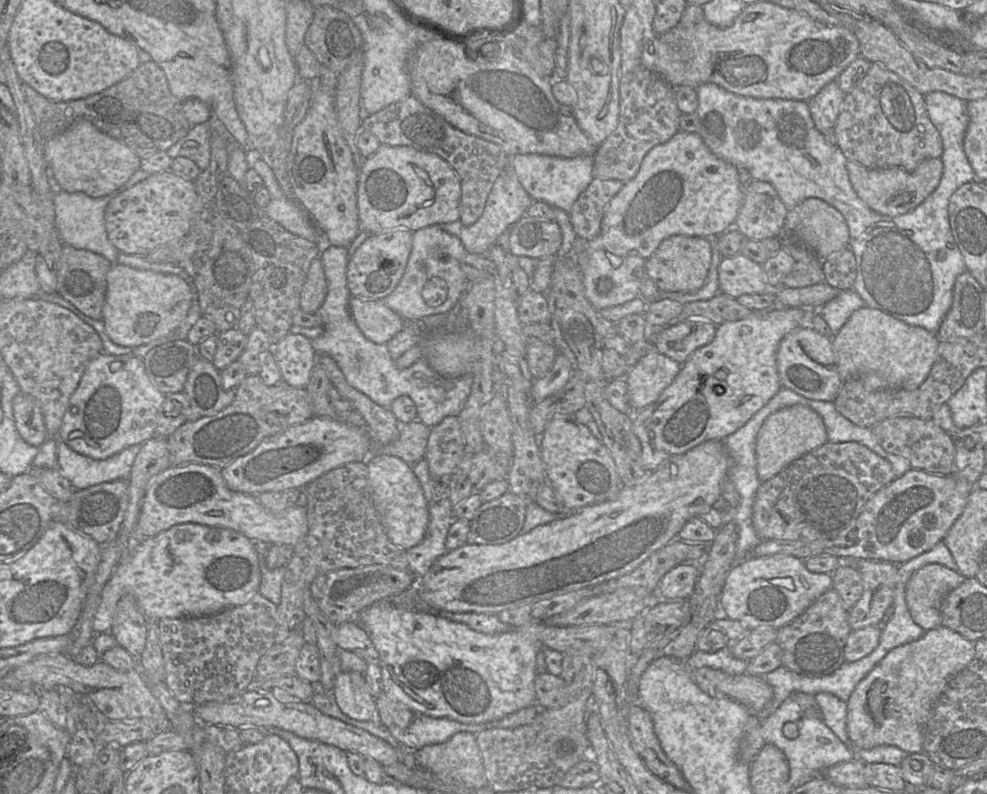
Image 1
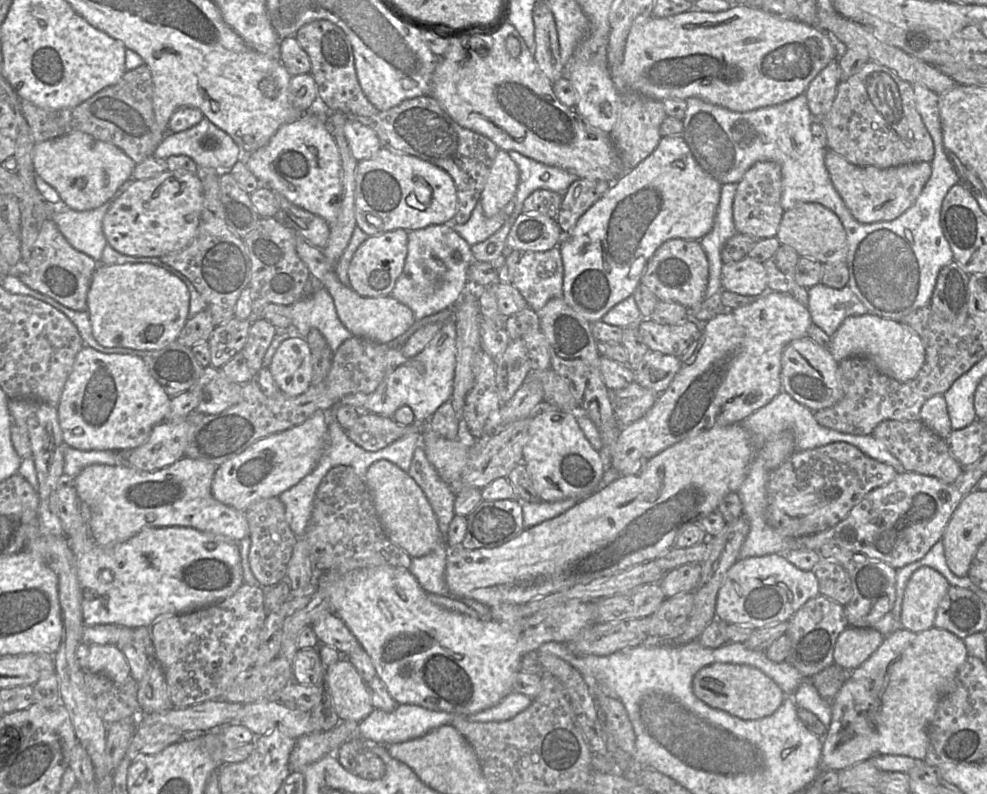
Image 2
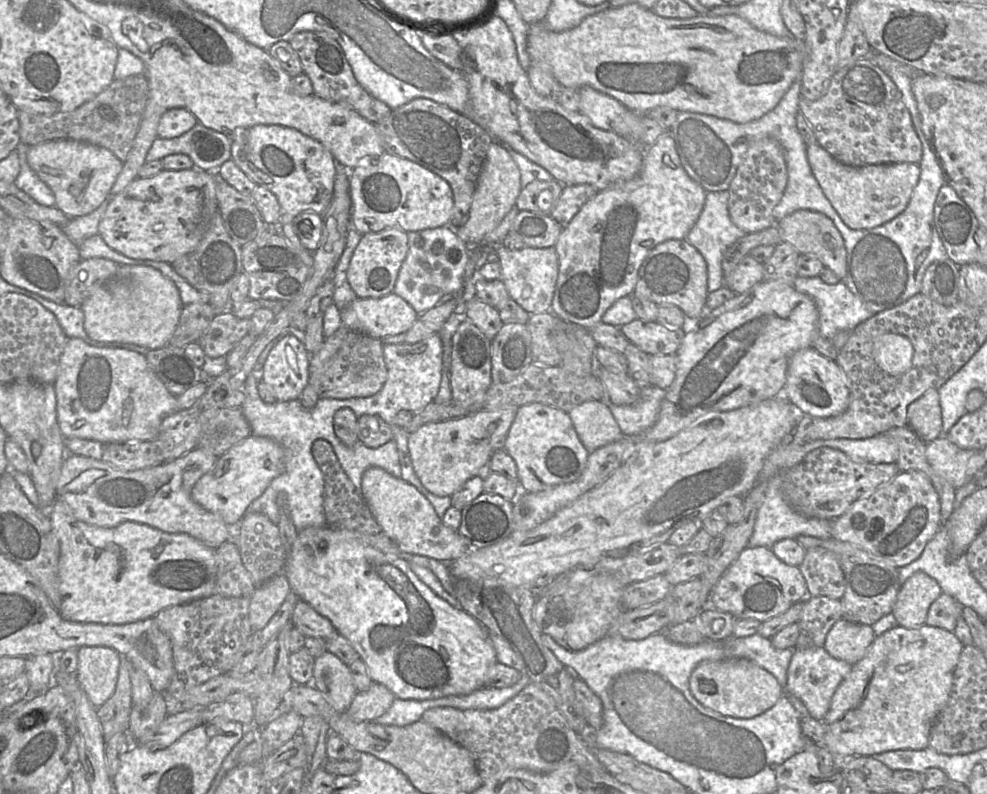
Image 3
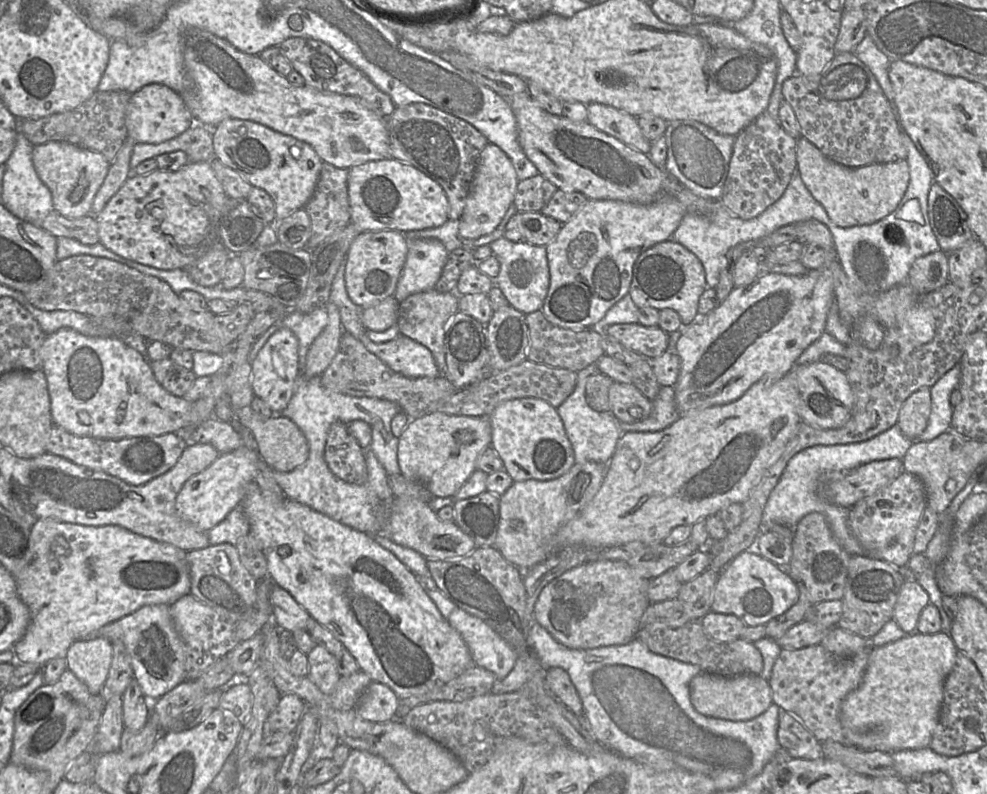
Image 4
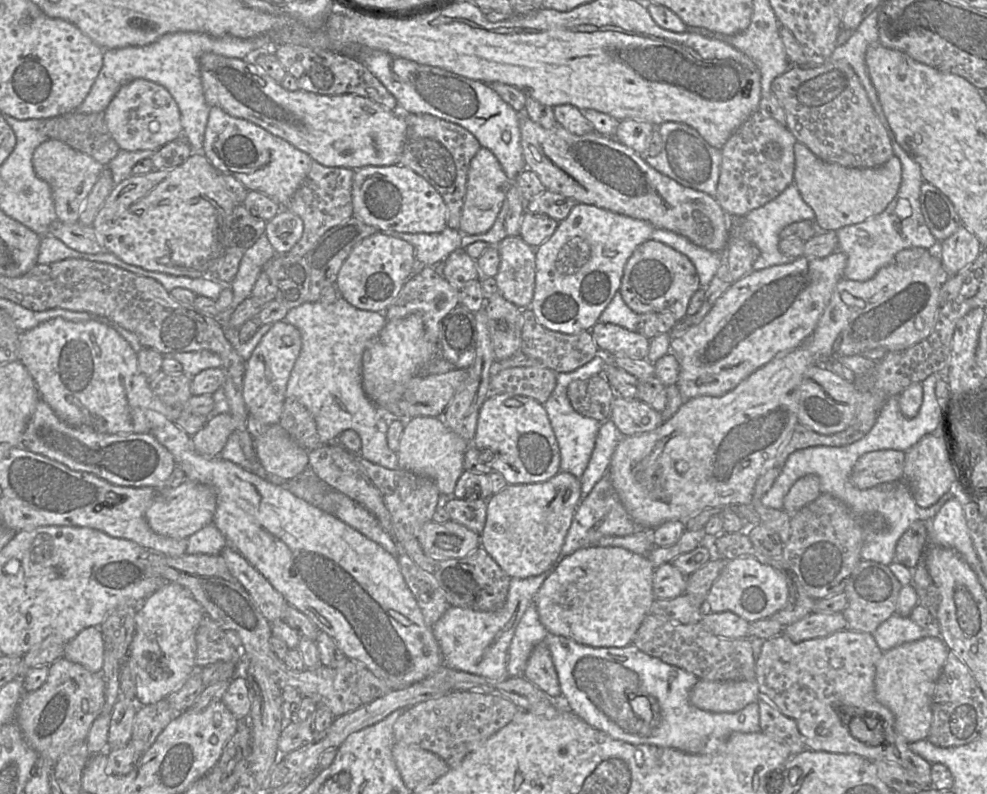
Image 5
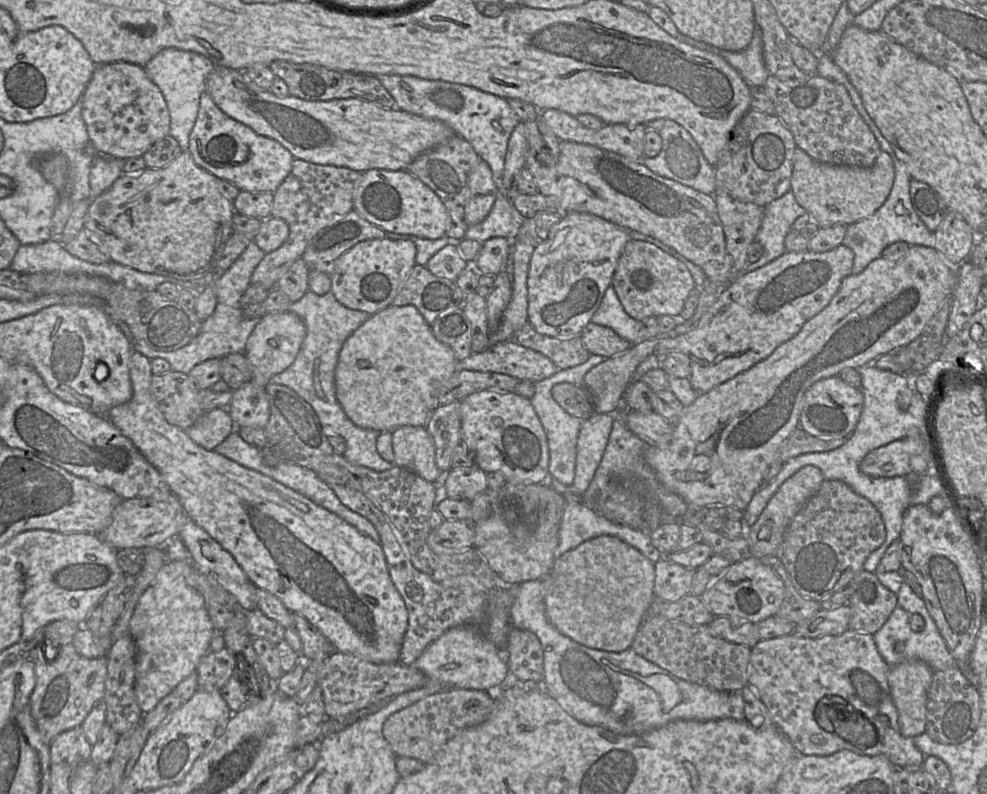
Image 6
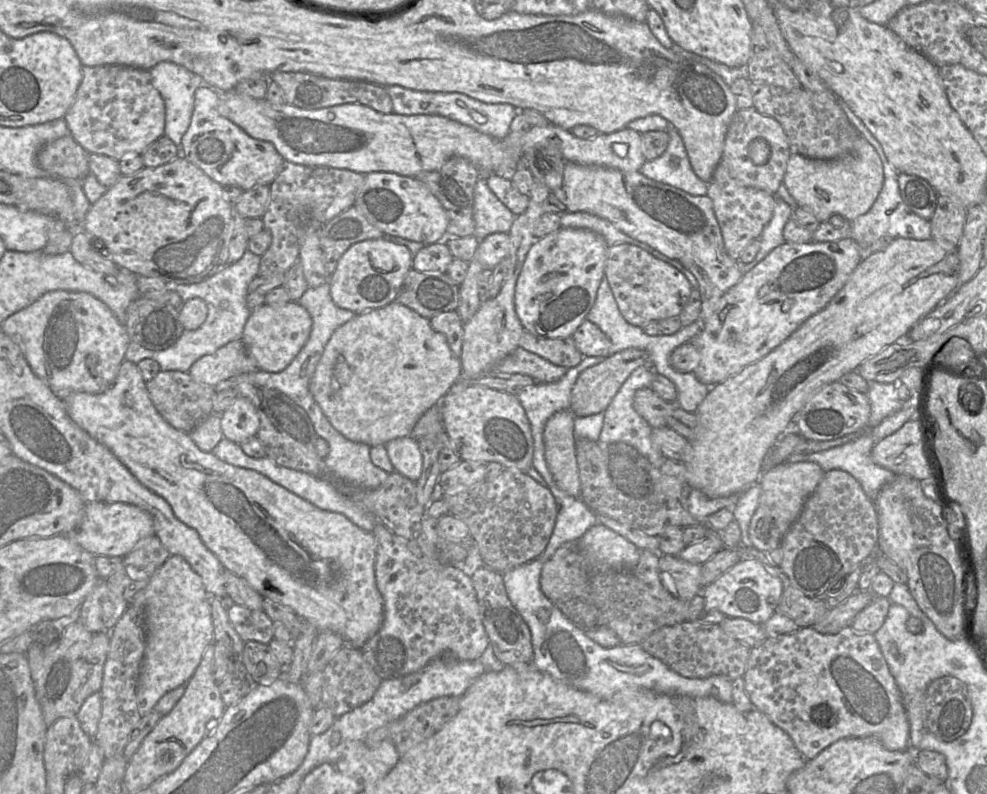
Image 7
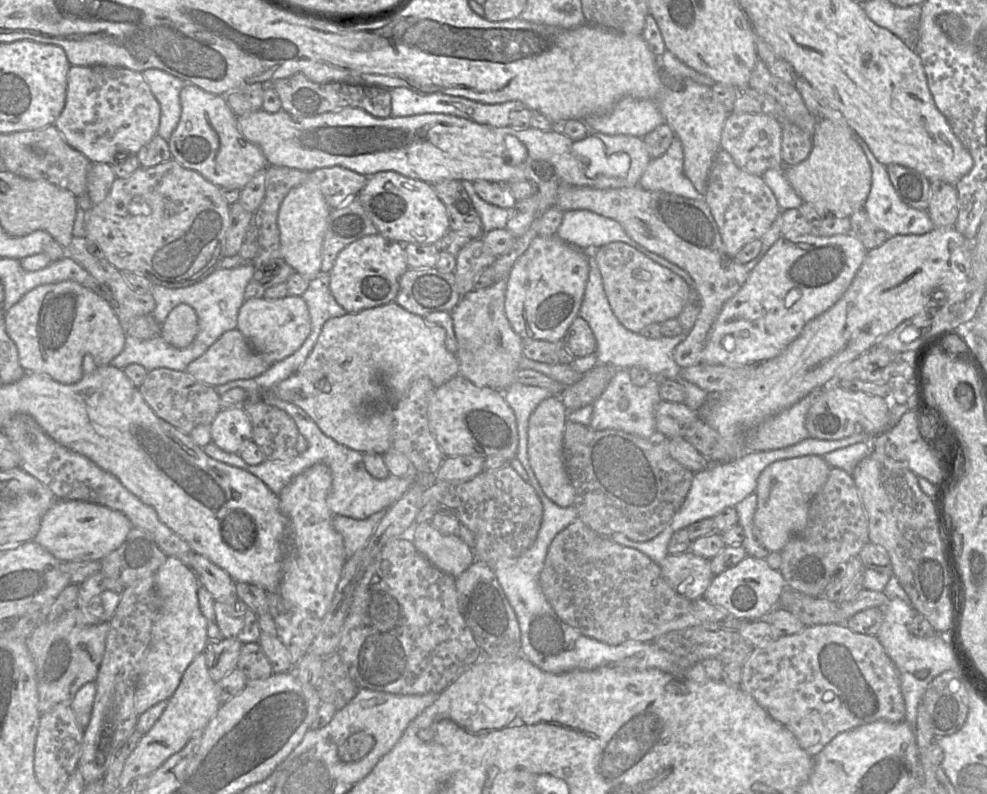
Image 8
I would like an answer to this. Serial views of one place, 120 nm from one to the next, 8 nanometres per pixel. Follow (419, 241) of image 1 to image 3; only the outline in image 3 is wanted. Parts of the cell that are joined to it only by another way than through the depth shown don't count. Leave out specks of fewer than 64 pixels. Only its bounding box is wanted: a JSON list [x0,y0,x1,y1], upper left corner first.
[393,226,468,315]

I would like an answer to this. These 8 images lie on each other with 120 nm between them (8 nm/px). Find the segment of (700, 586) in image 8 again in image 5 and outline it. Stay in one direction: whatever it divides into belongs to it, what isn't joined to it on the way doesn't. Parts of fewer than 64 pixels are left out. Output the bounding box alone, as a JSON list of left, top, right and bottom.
[653,563,687,599]

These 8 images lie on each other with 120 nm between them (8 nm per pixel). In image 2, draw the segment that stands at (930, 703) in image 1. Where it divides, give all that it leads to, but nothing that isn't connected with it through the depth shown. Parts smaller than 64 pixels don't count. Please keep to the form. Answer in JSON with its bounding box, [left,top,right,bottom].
[820,627,968,772]

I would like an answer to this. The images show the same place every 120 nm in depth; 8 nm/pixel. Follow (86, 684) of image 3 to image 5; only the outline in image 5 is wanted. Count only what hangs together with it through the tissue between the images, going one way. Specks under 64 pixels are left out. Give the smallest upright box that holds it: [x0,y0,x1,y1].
[64,626,105,672]

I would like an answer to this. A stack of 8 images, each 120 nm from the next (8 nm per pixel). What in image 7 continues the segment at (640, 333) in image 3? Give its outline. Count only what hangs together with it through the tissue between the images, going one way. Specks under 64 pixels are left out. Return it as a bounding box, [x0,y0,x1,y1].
[571,319,611,357]

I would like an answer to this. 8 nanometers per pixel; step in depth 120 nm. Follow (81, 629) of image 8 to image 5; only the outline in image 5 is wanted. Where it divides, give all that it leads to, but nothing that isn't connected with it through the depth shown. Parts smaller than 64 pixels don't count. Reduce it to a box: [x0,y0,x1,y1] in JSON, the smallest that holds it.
[16,656,105,766]

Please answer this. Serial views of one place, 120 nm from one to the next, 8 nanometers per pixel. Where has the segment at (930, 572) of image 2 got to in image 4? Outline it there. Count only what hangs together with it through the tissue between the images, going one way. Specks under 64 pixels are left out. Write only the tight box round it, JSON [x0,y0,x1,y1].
[893,581,929,634]

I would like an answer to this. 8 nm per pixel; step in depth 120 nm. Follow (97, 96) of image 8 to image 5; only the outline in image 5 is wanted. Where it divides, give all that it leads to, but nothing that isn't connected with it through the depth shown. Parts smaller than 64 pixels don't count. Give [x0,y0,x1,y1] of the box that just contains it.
[104,79,182,151]

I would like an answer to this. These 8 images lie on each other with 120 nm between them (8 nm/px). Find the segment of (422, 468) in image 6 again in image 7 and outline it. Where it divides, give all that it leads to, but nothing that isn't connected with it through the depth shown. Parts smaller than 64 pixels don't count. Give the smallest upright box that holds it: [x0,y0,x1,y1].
[385,435,423,481]

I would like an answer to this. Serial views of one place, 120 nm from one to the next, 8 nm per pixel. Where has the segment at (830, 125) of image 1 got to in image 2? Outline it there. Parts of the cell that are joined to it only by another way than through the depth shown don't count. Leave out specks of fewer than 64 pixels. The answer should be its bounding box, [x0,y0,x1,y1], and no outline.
[805,60,840,120]

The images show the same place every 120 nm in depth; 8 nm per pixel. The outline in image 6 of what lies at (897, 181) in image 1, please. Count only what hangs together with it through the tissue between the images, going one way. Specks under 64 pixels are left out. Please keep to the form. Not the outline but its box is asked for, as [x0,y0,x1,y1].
[790,147,894,228]

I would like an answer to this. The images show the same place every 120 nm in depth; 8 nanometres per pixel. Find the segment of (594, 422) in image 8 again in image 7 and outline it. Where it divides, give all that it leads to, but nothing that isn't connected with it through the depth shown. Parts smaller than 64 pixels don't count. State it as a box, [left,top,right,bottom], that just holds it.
[598,366,666,466]

